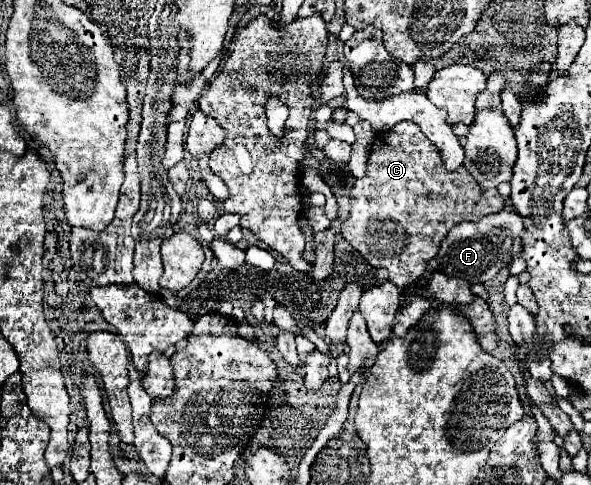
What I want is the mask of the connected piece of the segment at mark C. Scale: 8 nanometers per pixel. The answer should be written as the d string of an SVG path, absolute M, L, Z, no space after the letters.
M409 121L375 137L365 175L353 181L349 199L351 215L341 225L343 237L373 267L385 267L389 281L399 289L425 273L449 229L461 221L479 221L505 207L497 189L481 189L463 165L453 173L443 171L437 147Z

